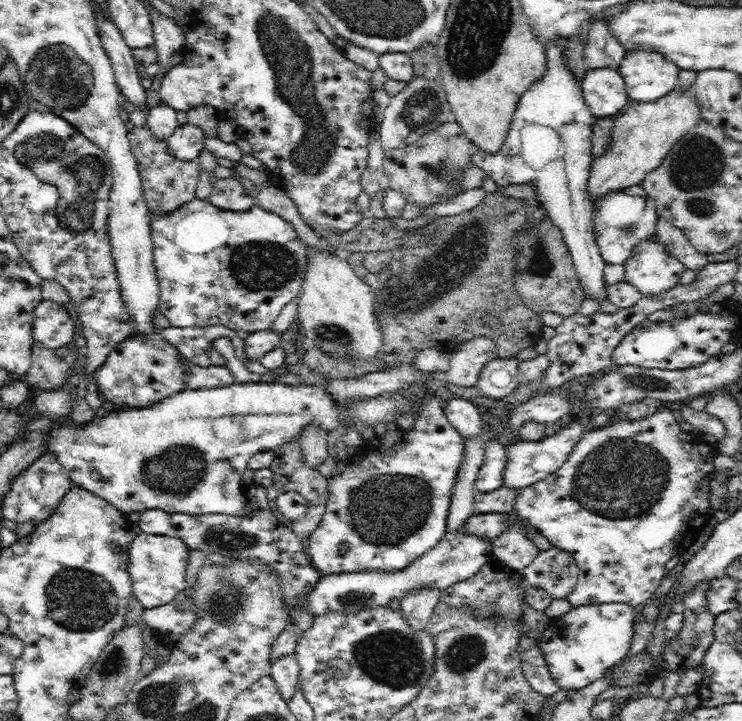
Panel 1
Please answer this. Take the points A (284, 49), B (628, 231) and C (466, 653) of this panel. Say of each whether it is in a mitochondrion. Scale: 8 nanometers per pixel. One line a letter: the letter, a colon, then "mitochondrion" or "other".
A: mitochondrion
B: mitochondrion
C: mitochondrion

